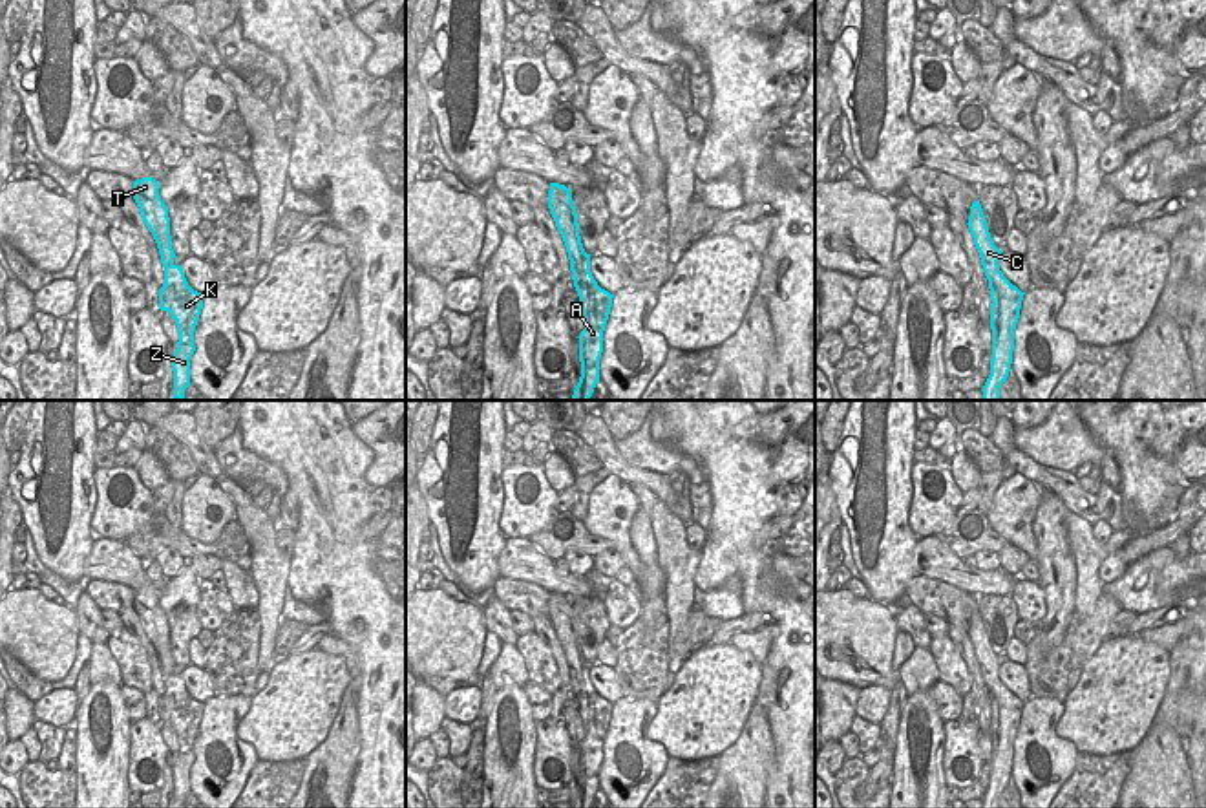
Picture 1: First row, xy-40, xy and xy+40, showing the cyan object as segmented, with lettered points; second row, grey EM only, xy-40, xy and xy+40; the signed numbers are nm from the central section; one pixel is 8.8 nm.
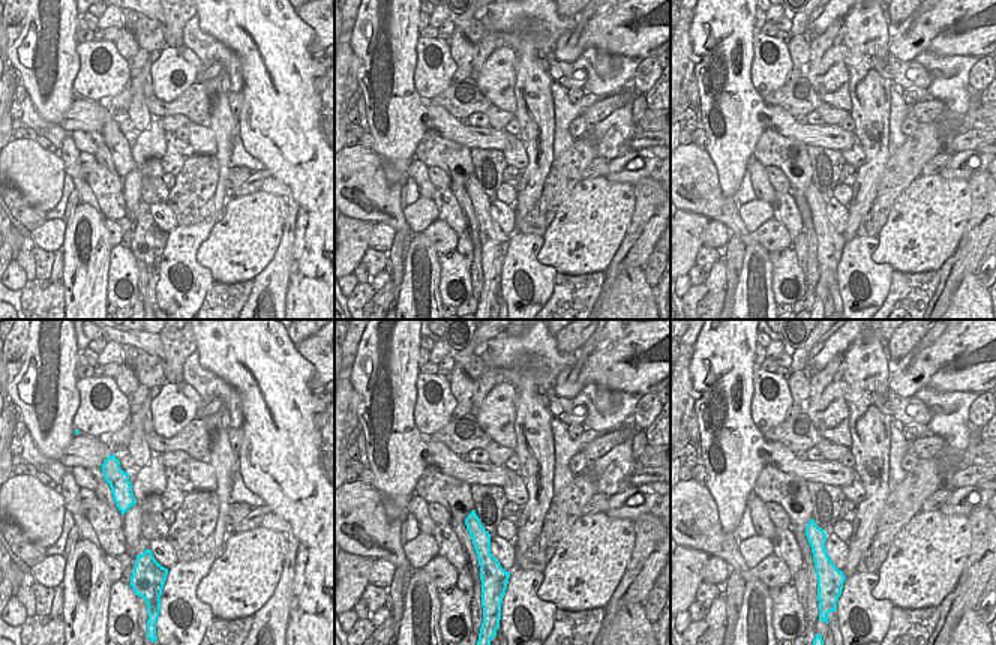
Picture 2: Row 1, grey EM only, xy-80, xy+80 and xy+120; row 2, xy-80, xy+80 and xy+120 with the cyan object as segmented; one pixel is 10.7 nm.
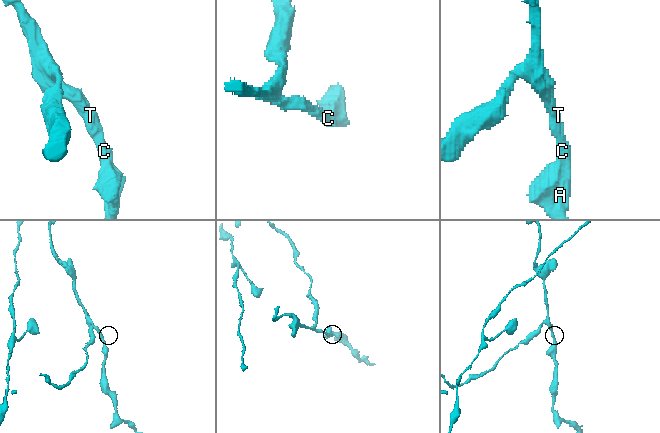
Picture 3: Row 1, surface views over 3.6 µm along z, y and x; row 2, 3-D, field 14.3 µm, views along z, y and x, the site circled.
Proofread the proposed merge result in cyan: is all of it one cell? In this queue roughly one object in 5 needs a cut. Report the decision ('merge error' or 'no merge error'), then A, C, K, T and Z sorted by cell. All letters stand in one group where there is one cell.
no merge error | A C K T Z

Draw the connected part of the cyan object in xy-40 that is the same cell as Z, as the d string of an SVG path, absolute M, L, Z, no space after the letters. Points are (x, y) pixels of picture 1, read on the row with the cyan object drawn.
M153 177L133 181L133 199L141 218L152 232L161 263L164 267L164 283L159 289L159 309L168 311L175 320L179 342L172 356L174 371L174 400L185 399L185 389L190 386L190 358L196 351L194 331L203 309L203 292L194 291L174 260L170 218L164 201L159 196L159 183Z

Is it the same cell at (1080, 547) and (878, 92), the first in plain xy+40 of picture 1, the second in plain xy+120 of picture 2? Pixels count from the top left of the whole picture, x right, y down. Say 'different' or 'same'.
different

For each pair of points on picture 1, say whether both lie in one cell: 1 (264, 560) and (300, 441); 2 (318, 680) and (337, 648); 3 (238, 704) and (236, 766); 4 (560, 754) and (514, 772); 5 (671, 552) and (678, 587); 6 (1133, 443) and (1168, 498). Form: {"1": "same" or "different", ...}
{"1": "different", "2": "different", "3": "same", "4": "different", "5": "same", "6": "same"}

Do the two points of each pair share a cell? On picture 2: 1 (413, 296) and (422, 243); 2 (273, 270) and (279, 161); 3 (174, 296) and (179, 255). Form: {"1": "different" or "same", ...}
{"1": "same", "2": "different", "3": "same"}

